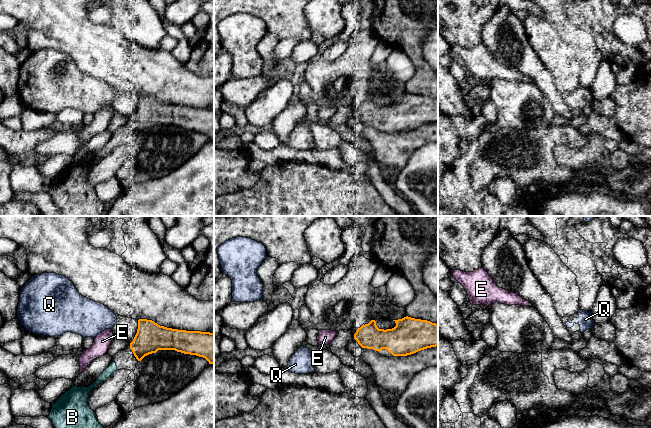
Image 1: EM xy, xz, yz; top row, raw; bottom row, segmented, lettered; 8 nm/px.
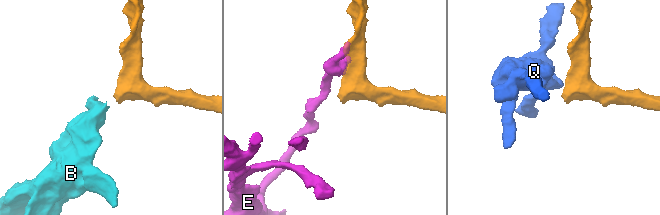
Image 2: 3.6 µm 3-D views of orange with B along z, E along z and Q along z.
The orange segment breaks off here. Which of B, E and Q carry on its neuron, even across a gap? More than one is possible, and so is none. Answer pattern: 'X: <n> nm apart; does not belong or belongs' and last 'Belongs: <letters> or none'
B: 160 nm apart; belongs
E: 140 nm apart; does not belong
Q: 180 nm apart; does not belong
Belongs: B

